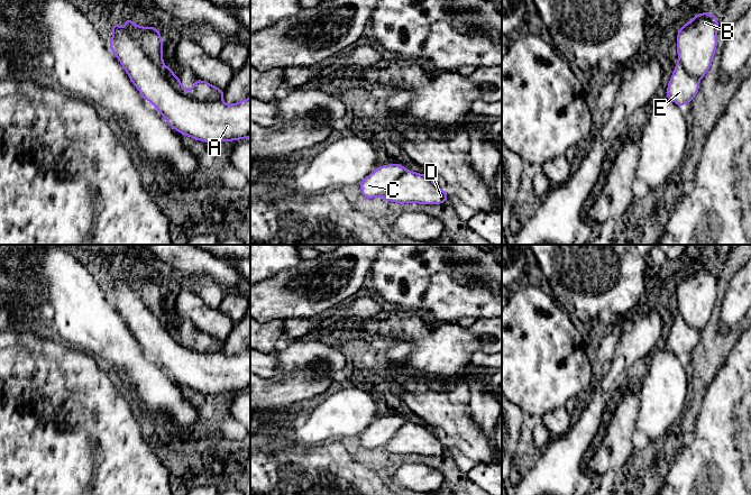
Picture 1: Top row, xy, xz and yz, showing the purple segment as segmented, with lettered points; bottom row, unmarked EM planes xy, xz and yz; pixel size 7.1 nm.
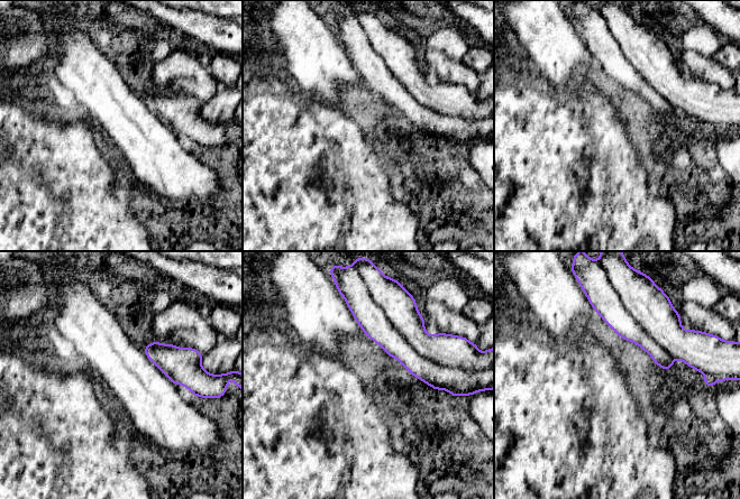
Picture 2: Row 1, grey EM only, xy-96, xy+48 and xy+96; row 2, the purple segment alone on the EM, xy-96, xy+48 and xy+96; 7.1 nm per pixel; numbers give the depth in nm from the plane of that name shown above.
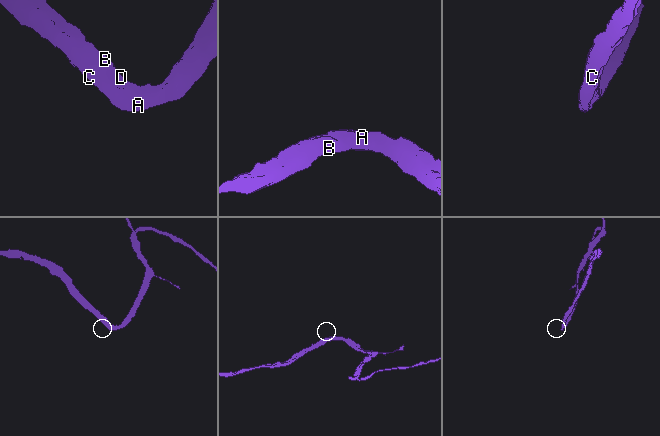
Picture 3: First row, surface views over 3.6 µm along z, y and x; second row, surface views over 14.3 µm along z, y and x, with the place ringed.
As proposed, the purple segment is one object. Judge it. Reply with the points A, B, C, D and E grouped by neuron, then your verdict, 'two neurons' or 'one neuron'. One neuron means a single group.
A B C D E | one neuron

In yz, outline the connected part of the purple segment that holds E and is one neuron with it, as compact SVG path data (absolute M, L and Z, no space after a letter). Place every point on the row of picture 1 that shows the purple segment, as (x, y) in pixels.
M698 13L683 25L677 35L678 63L670 77L666 97L683 107L696 97L699 80L706 75L717 45L717 16Z

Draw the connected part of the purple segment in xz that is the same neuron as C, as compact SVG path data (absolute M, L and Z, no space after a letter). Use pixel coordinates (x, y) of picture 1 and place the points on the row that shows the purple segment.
M401 164L382 165L360 182L361 196L383 196L395 203L441 204L449 200L431 176L407 171Z

